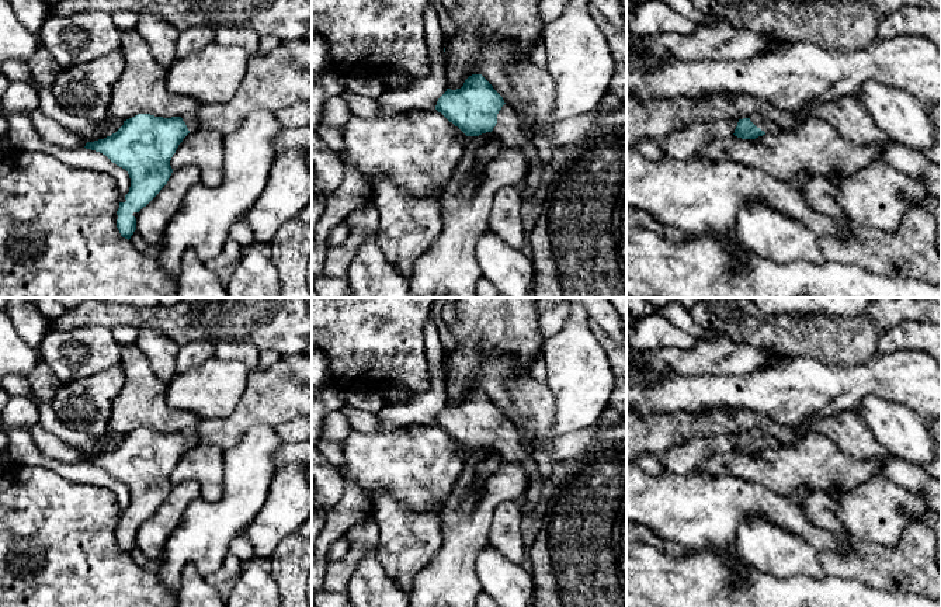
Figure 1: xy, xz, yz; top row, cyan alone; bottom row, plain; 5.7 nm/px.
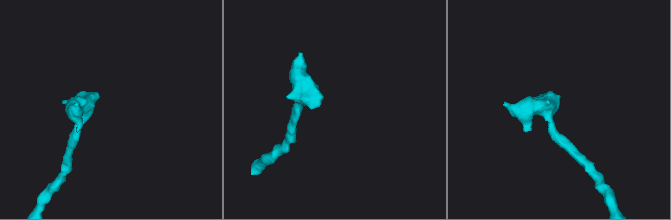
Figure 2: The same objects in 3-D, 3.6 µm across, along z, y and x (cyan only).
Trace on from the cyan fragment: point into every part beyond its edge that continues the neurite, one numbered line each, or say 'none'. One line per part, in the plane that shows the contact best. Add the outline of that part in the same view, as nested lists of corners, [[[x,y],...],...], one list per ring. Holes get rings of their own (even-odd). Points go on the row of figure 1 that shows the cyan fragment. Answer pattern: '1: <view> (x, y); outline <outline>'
1: xy (49, 129); outline [[[39,108],[24,112],[32,122],[37,132],[49,143],[65,149],[80,149],[86,146],[83,136],[59,125],[55,119],[45,115]]]
2: xz (509, 128); outline [[[504,104],[497,114],[497,124],[492,131],[508,148],[521,150],[527,157],[529,167],[539,163],[539,152],[532,138],[522,131],[518,112],[510,104]]]

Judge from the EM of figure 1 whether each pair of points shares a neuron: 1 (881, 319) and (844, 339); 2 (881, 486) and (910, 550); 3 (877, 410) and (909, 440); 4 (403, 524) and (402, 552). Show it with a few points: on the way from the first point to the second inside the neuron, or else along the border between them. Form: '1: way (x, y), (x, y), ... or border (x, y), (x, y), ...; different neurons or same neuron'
1: way (872, 323), (853, 339); same neuron
2: border (917, 521), (893, 545), (870, 541); different neurons
3: way (885, 419), (900, 432); same neuron
4: way (403, 531), (403, 545); same neuron

